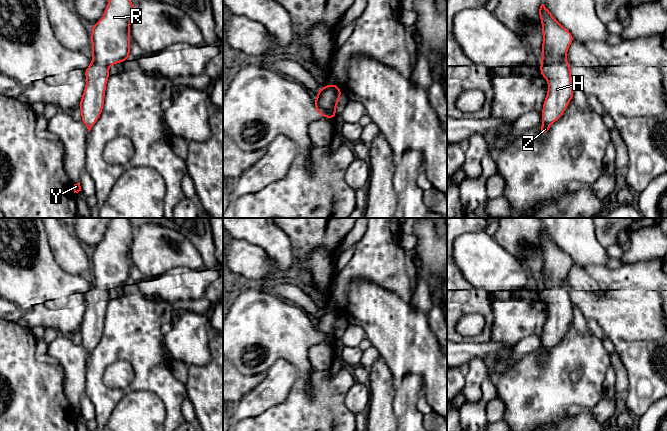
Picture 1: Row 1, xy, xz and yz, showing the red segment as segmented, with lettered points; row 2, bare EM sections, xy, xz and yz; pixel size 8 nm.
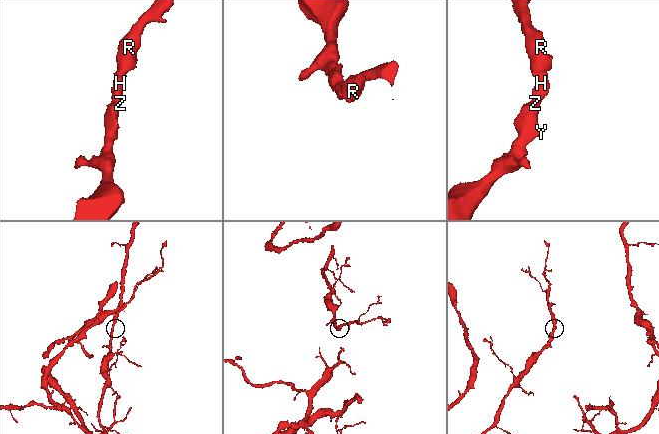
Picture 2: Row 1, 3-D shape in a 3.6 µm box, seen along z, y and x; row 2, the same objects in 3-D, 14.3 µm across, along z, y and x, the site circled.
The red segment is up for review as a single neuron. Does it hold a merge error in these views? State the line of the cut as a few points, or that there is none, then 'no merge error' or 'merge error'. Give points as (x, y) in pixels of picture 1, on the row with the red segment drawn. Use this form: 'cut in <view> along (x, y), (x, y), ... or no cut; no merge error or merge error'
no cut; no merge error

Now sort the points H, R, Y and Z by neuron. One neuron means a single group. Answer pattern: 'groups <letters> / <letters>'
groups H R Y Z

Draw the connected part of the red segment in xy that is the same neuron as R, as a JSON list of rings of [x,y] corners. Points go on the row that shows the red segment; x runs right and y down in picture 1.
[[[109,0],[104,15],[92,26],[92,63],[84,72],[86,86],[79,103],[81,121],[90,132],[103,106],[108,67],[130,58],[129,33],[135,7],[131,0]]]

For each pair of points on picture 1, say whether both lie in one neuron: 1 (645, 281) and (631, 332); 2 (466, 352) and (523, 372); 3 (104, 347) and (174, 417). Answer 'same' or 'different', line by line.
1: different
2: different
3: same

